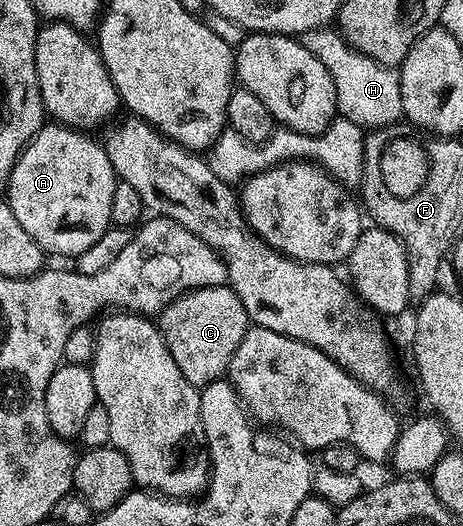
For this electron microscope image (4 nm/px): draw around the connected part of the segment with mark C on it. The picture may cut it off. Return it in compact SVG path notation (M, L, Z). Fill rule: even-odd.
M225 284L184 292L159 313L155 323L167 350L171 350L171 358L175 358L175 366L179 366L183 378L198 390L228 373L231 358L235 358L243 334L251 327L247 310L243 310L243 302L239 302L239 294Z

